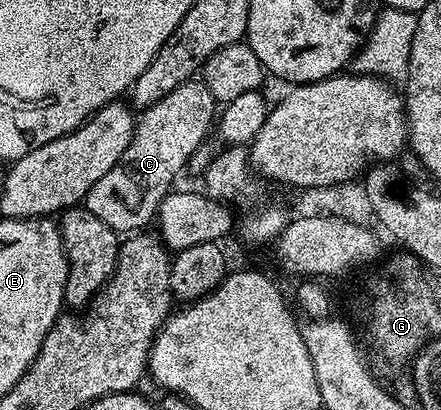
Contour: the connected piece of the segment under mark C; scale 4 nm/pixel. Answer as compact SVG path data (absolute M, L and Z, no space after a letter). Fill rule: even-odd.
M193 78L170 90L162 102L154 102L154 106L139 113L130 146L126 146L122 158L90 186L82 201L83 207L88 208L94 218L102 218L117 234L136 234L147 229L144 227L157 219L160 203L173 187L172 179L187 169L189 158L205 143L208 131L211 128L213 131L217 116L218 102L203 79Z

